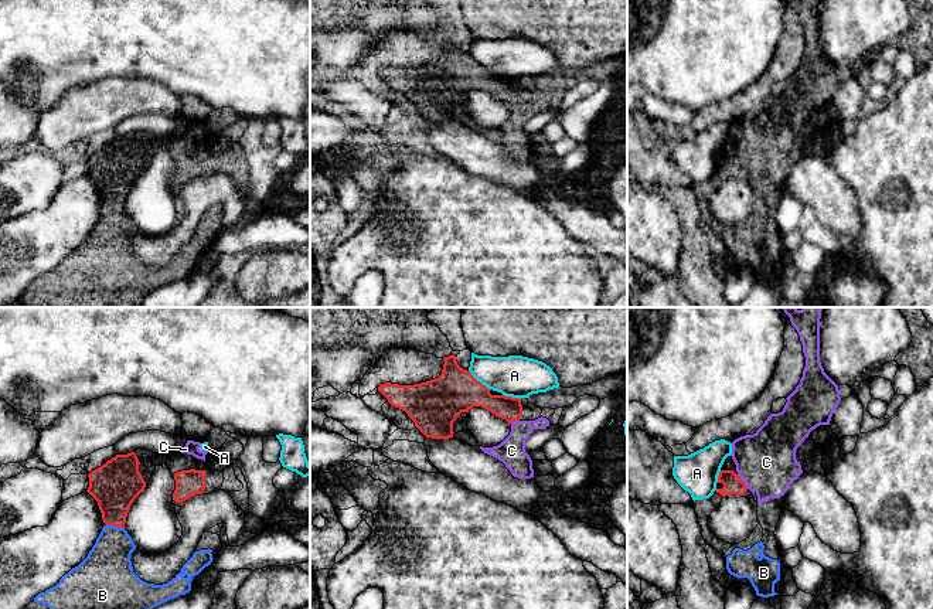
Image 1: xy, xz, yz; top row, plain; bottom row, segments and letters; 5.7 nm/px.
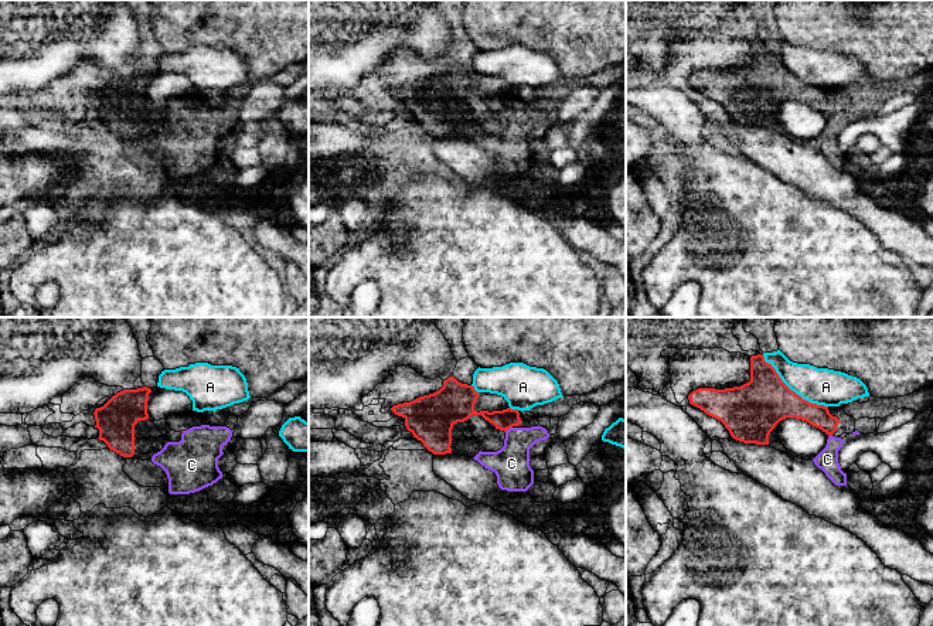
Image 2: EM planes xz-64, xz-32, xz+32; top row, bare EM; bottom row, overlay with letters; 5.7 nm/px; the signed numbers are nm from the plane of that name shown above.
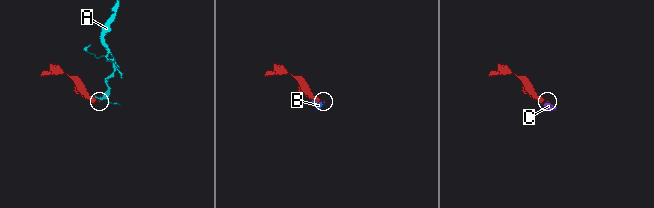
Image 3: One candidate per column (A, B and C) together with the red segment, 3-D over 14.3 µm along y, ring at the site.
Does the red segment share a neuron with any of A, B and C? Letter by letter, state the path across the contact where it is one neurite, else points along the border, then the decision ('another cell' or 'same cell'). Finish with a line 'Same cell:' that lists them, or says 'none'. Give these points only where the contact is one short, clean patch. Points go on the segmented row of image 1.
A: another cell
B: same cell
C: way yz (732, 485), (742, 482), (766, 462); same cell
Same cell: B, C

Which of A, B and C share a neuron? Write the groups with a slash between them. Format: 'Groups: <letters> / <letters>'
Groups: A / B C

